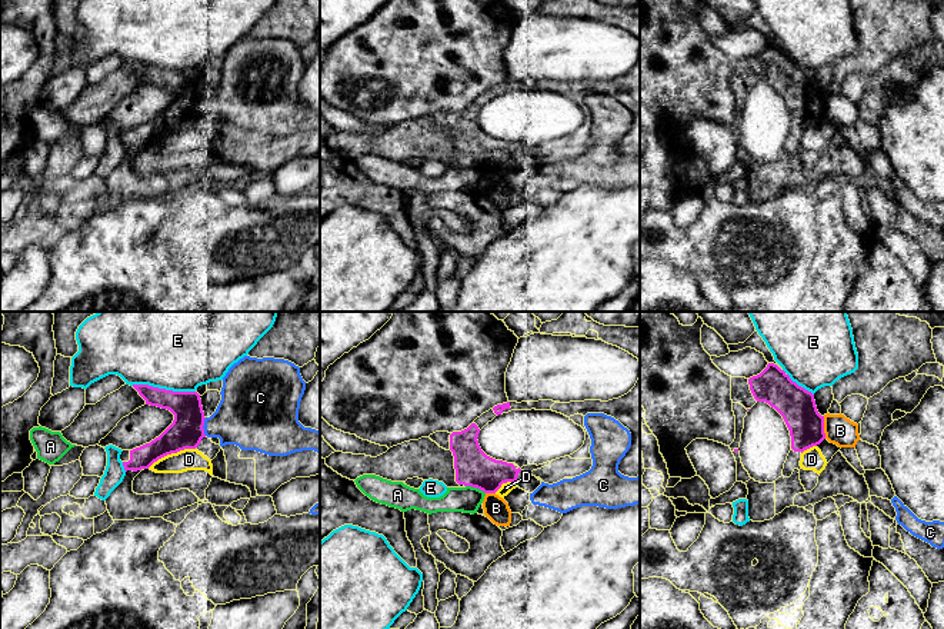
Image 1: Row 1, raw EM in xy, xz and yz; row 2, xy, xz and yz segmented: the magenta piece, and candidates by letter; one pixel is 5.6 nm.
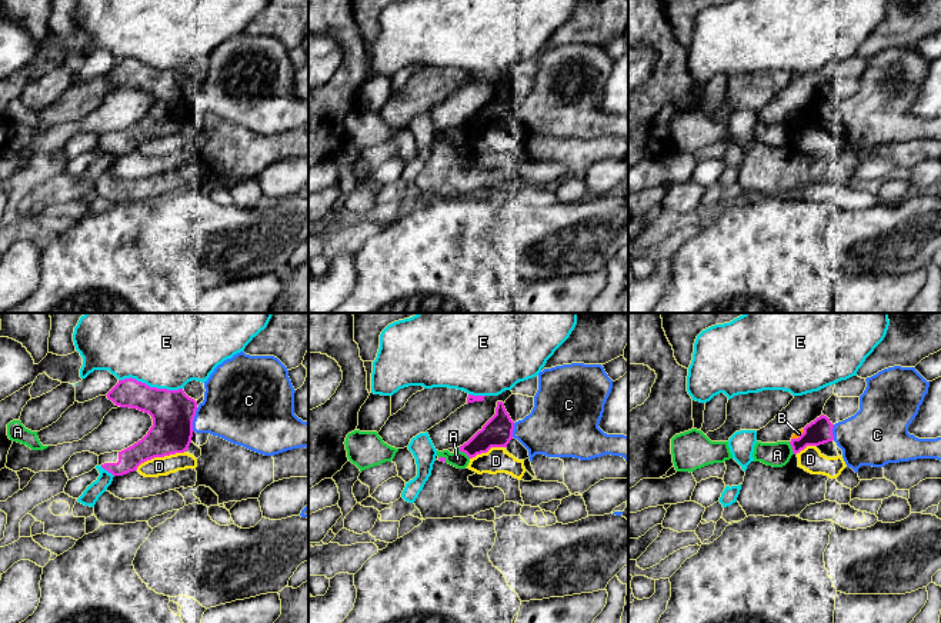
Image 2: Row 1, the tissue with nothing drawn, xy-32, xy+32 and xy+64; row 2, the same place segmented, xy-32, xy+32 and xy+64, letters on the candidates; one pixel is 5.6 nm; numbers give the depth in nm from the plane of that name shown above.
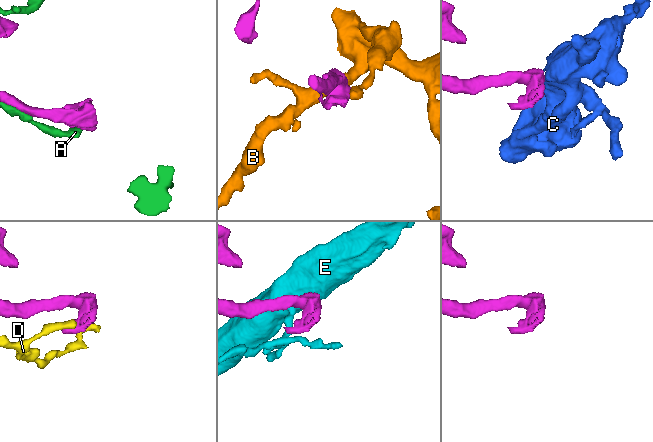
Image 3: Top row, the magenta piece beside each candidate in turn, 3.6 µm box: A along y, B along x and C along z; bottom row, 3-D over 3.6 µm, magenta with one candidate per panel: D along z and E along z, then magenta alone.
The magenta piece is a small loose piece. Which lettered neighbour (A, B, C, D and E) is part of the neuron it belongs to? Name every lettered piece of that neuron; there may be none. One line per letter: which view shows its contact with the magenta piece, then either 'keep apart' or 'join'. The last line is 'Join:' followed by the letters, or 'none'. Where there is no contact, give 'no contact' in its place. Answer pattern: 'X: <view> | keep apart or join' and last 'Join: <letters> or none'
A: xz | keep apart
B: yz | keep apart
C: xy | keep apart
D: xy | keep apart
E: xy | keep apart
Join: none

